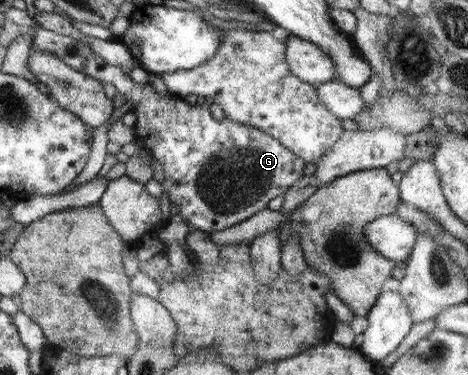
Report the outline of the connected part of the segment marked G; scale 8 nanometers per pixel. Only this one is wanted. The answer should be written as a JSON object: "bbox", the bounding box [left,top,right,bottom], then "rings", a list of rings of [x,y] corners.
{"bbox":[18,26,306,233],"rings":[[[36,26],[24,28],[18,35],[30,35],[32,47],[57,54],[70,68],[84,72],[92,79],[113,84],[127,101],[134,102],[131,110],[136,115],[133,126],[136,139],[164,165],[165,181],[161,184],[168,192],[171,204],[178,204],[178,215],[194,230],[211,233],[234,226],[268,208],[269,200],[283,196],[303,177],[306,161],[262,130],[227,118],[216,121],[208,111],[208,102],[190,105],[184,98],[171,93],[158,95],[151,83],[134,83],[128,74],[108,64],[88,45],[58,34],[56,29]]]}

